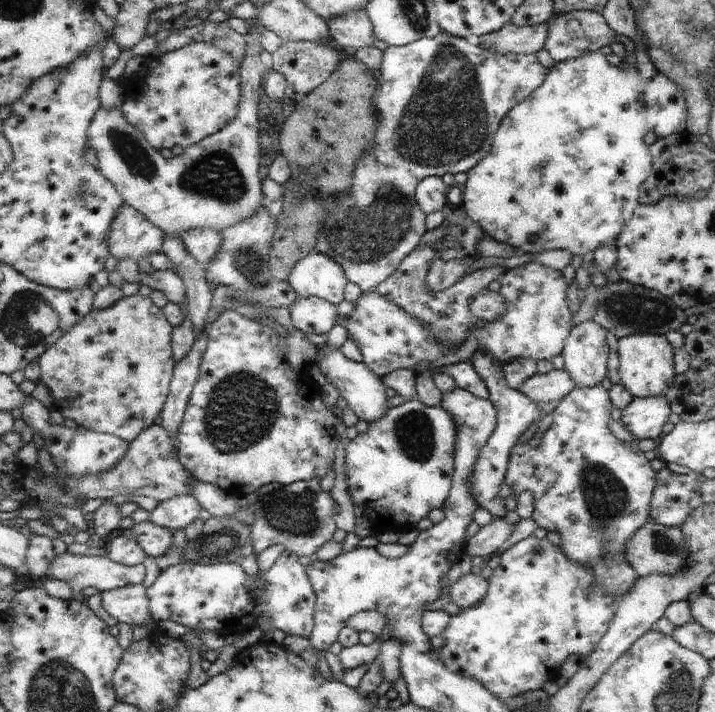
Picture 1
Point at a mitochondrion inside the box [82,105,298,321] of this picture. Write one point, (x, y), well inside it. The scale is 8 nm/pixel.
(214, 176)

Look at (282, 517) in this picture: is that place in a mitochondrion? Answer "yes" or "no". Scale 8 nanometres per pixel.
yes

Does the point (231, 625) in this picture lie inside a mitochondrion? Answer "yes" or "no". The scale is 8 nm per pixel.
no

